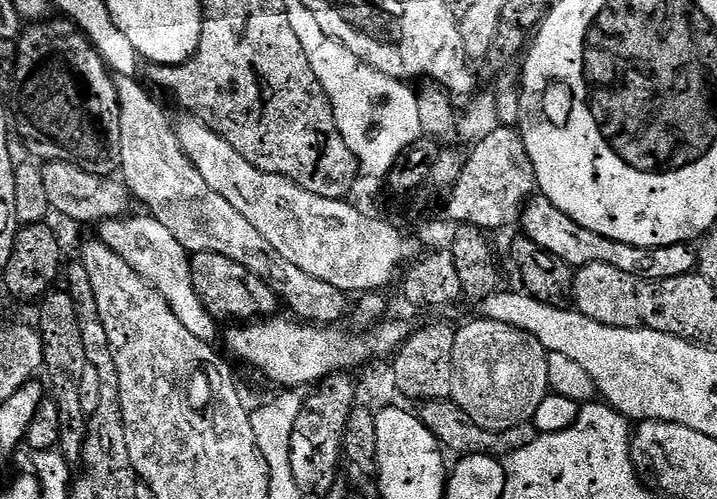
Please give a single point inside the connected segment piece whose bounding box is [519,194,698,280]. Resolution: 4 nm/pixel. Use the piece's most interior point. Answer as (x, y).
(542, 222)

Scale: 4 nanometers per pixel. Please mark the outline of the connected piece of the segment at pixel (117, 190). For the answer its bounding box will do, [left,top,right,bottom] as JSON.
[42,161,134,225]

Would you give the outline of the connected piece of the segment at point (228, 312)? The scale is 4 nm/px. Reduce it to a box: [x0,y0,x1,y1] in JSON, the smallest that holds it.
[190,252,278,322]

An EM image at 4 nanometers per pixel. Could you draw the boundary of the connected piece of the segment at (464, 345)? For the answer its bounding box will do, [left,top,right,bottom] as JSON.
[451,319,550,432]

